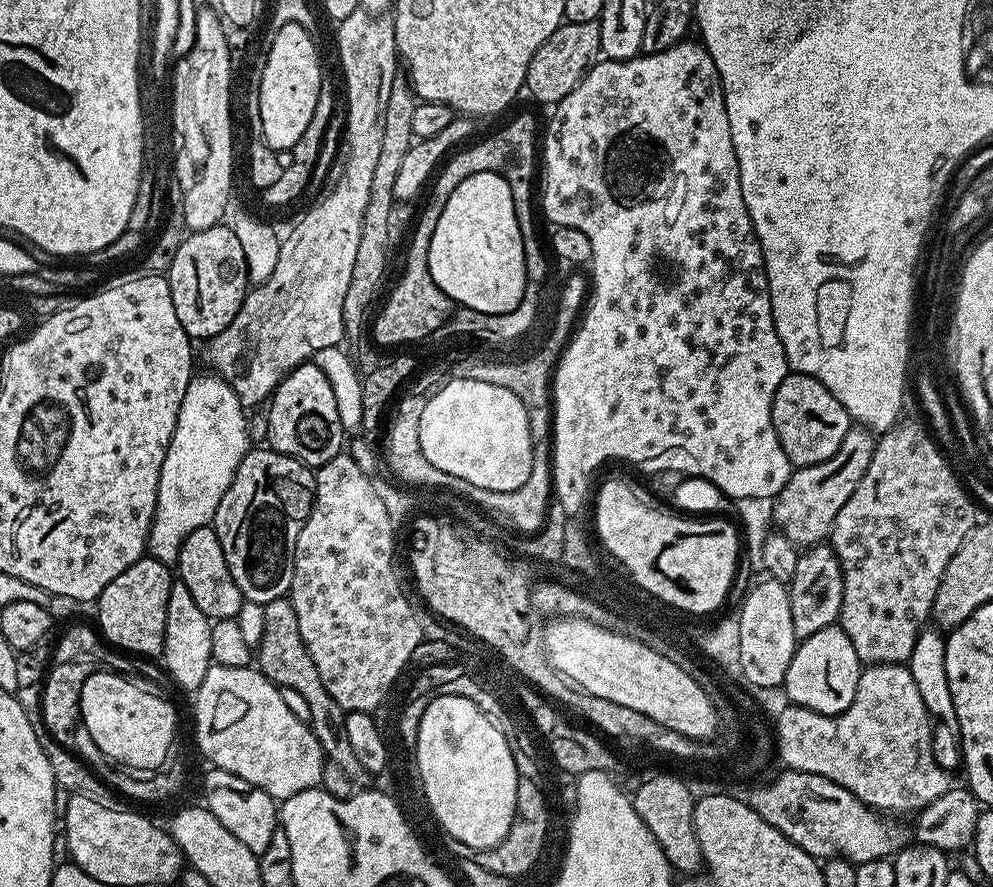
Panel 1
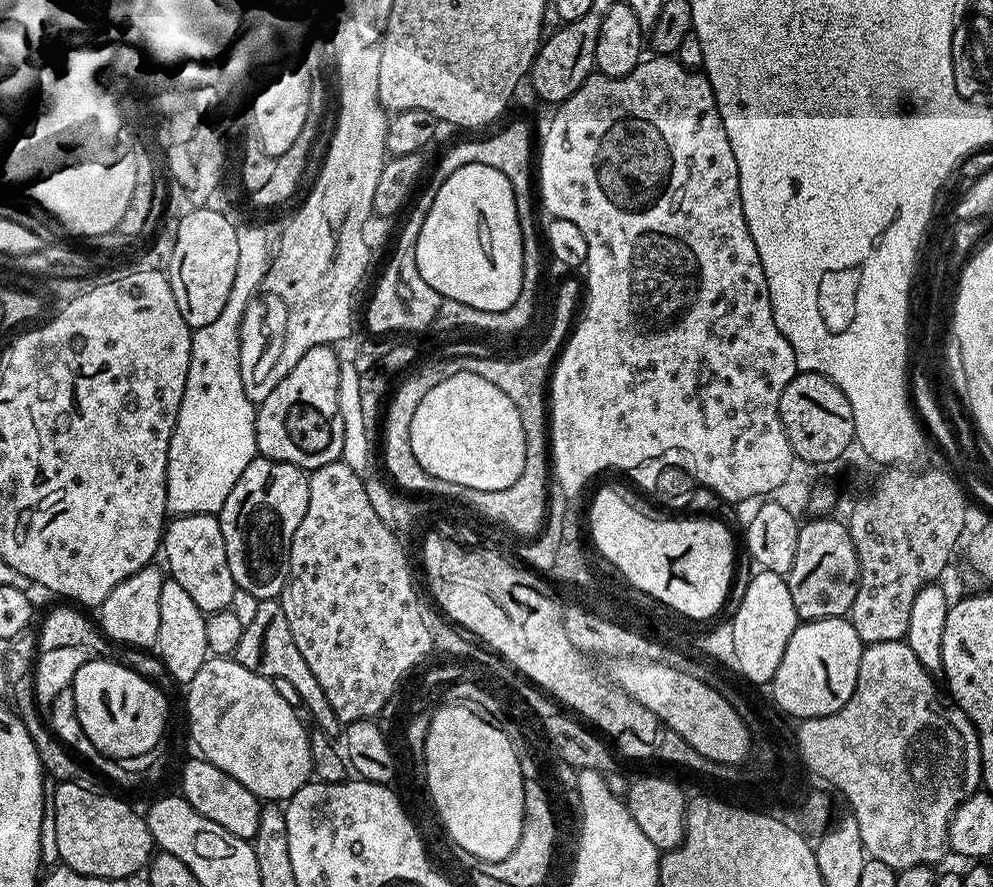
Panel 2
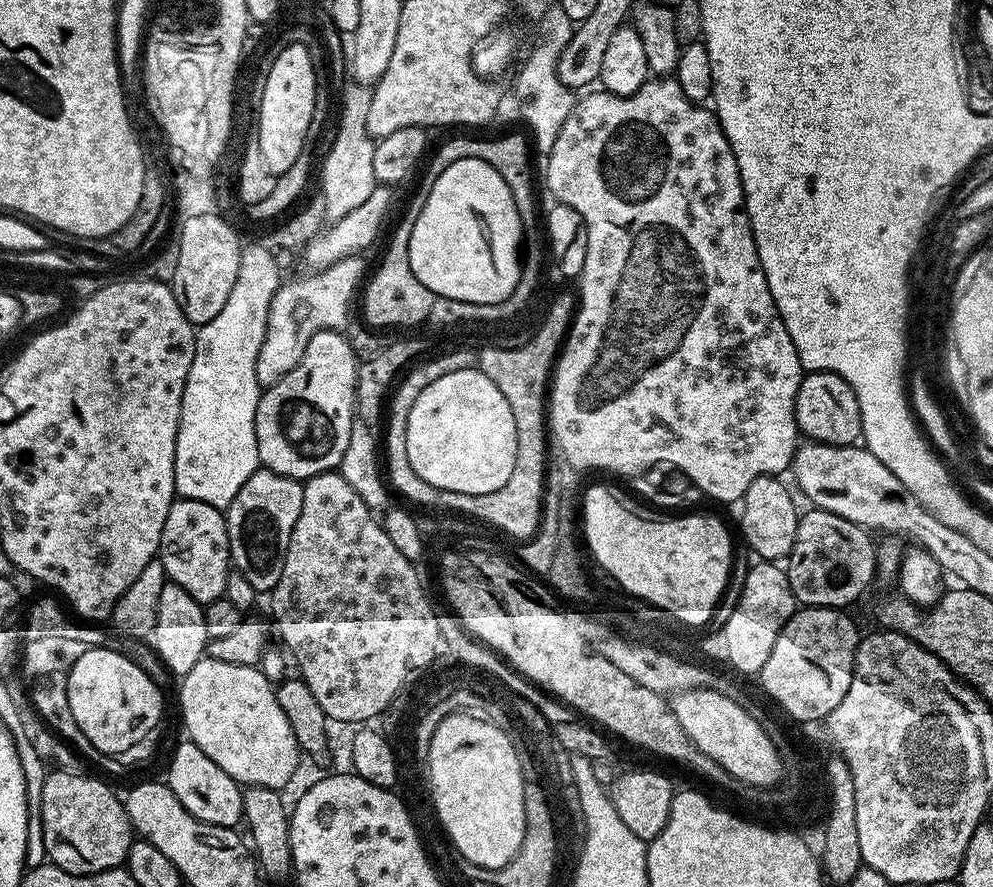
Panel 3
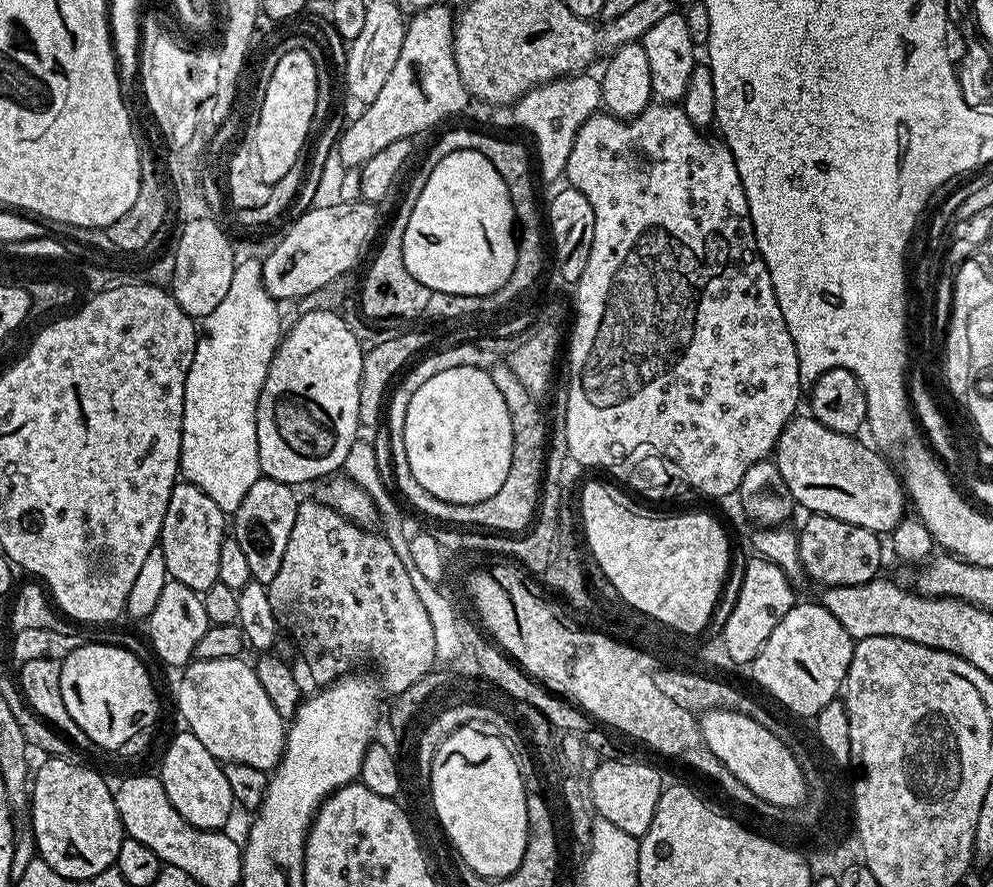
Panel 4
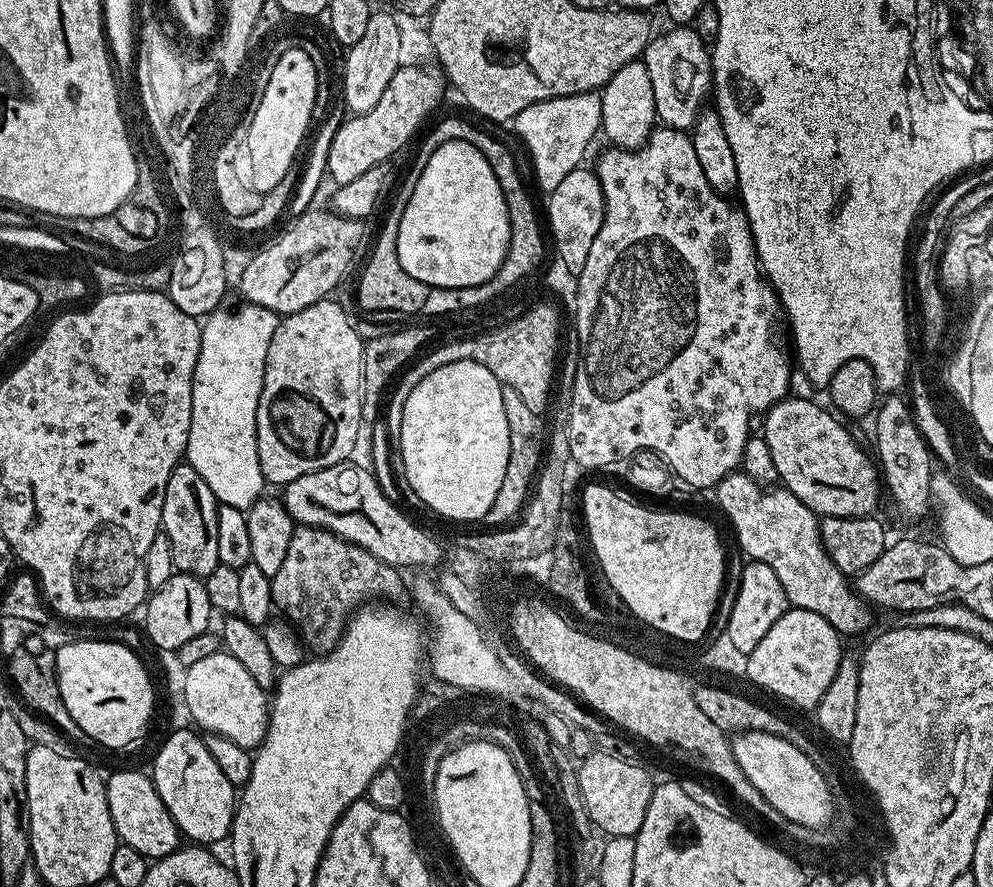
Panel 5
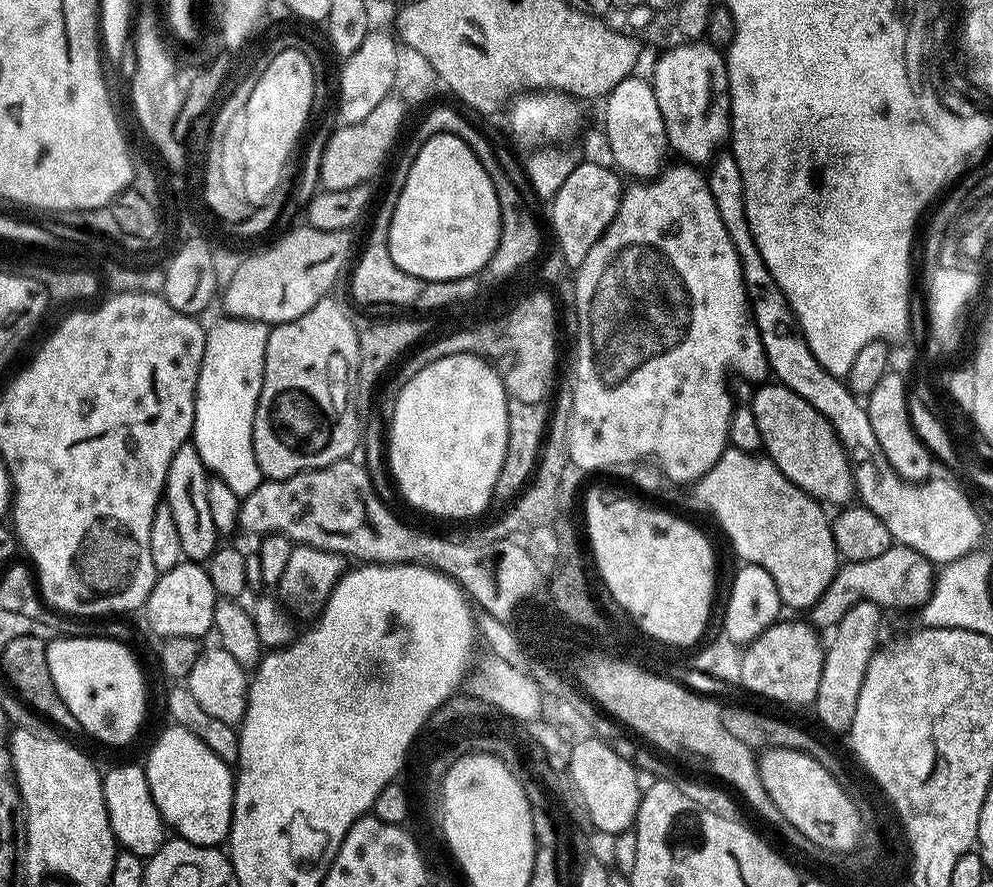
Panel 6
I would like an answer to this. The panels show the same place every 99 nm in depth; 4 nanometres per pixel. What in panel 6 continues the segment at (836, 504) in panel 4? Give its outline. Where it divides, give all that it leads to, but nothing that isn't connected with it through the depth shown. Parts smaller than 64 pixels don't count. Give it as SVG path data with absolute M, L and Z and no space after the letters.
M764 382L757 388L760 389L753 394L750 407L758 422L766 455L803 492L829 505L847 505L851 501L849 499L855 497L855 484L842 442L830 422L826 422L826 418L822 418L822 414L818 414L818 410L814 410L806 398L798 398L794 390L782 383Z

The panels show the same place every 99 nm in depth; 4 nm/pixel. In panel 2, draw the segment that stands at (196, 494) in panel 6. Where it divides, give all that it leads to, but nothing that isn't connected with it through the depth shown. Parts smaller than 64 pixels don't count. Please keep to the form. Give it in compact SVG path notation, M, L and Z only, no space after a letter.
M185 517L165 527L162 536L162 554L166 556L166 568L186 594L197 603L205 616L233 611L238 589L230 574L230 562L226 546L222 542L222 530L215 519Z

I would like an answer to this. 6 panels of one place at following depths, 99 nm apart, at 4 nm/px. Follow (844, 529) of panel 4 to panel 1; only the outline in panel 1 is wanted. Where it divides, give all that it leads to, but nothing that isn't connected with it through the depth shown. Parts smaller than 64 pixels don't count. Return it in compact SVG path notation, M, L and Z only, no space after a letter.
M821 542L809 547L800 555L798 570L794 570L794 578L788 588L790 618L794 618L794 634L797 641L810 638L810 634L818 634L818 630L826 630L839 621L843 589L842 570L836 552L831 546Z

